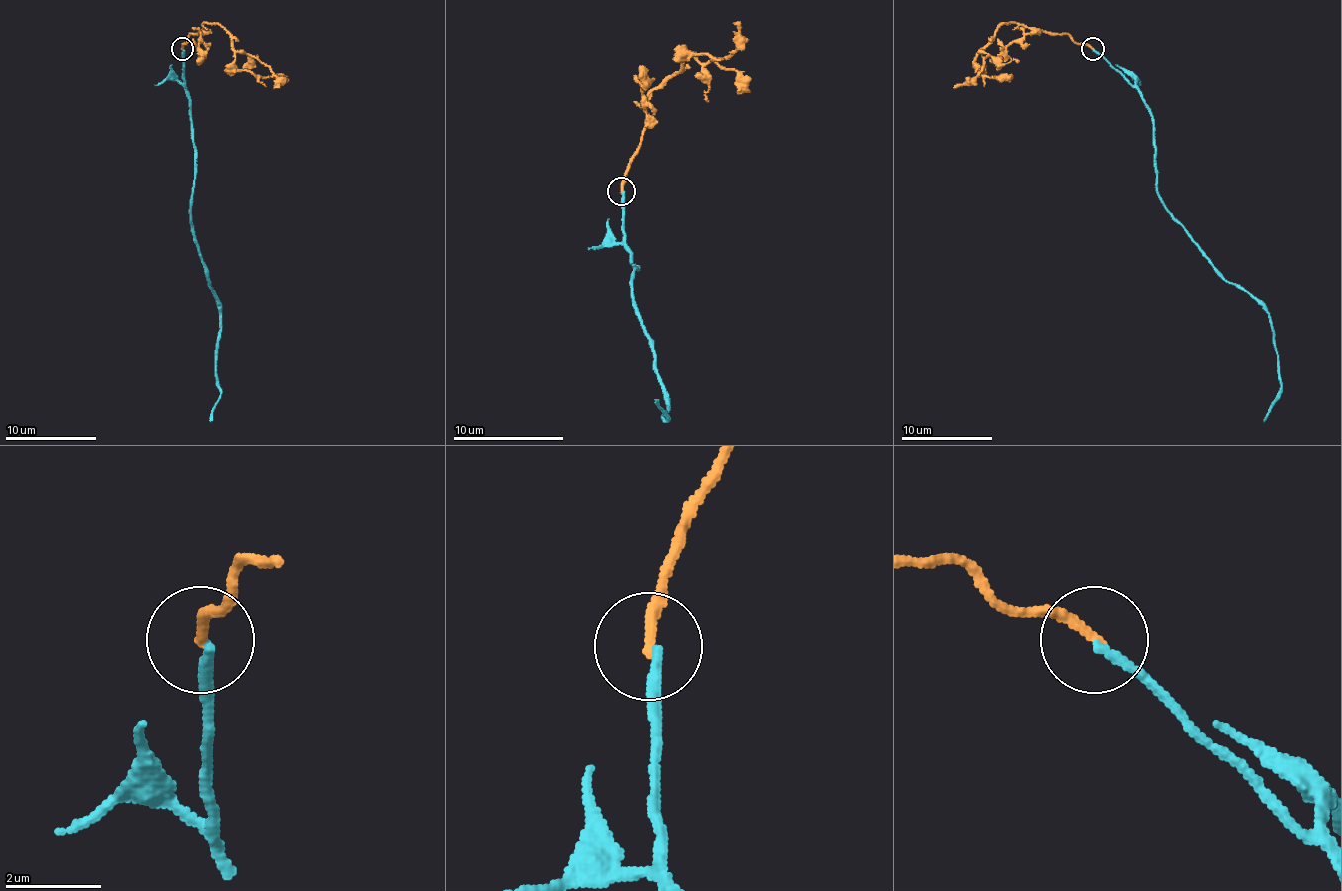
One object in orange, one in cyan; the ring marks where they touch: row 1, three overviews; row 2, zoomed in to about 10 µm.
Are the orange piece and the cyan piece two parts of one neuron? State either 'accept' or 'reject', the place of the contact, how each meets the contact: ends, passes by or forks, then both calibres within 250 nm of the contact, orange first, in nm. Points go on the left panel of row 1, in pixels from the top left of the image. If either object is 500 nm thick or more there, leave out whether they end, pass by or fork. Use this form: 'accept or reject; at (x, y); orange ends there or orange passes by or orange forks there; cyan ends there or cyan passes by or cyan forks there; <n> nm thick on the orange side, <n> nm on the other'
reject; at (182, 49); orange ends there; cyan ends there; 220 nm thick on the orange side, 190 nm on the other

